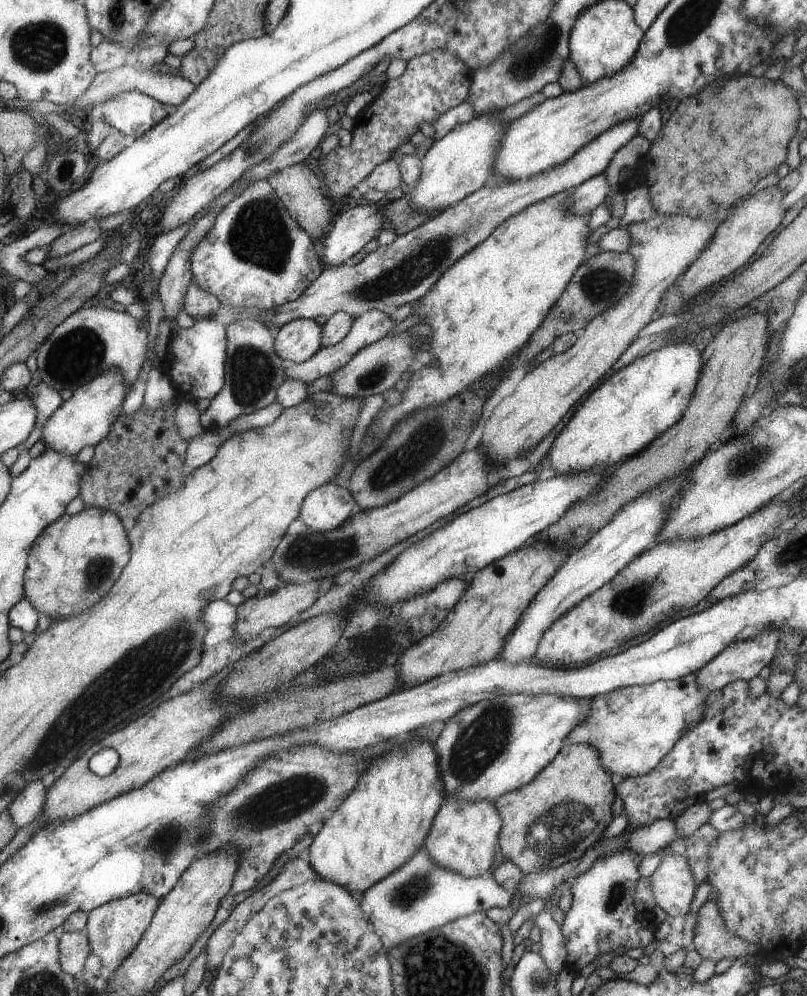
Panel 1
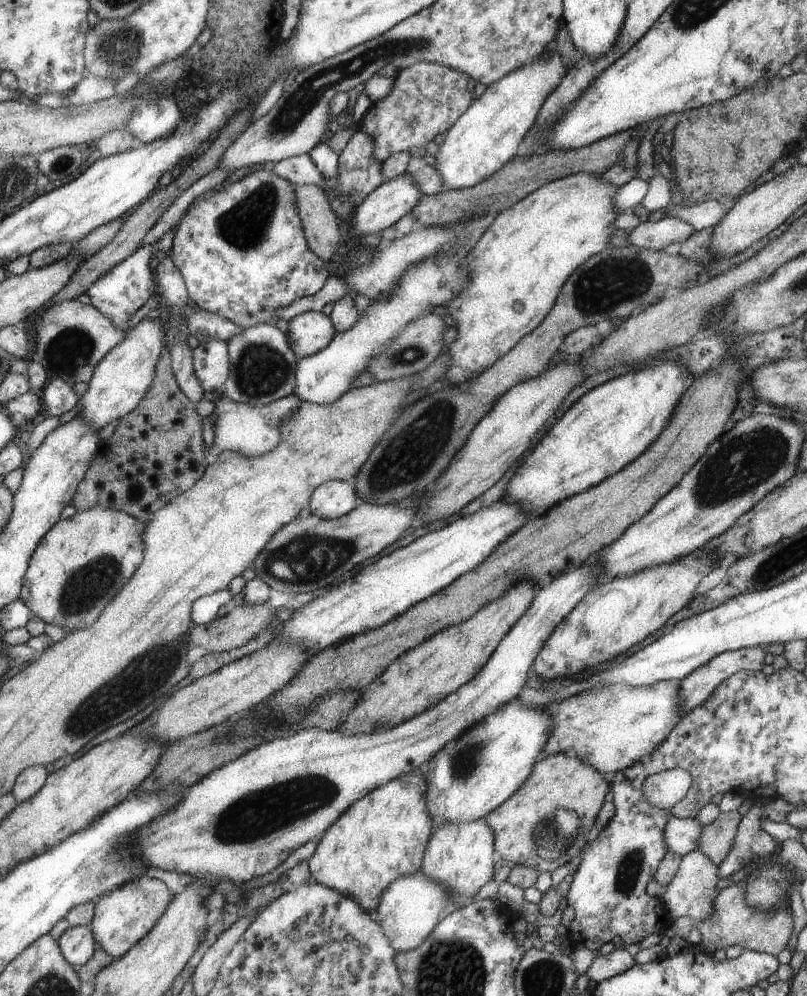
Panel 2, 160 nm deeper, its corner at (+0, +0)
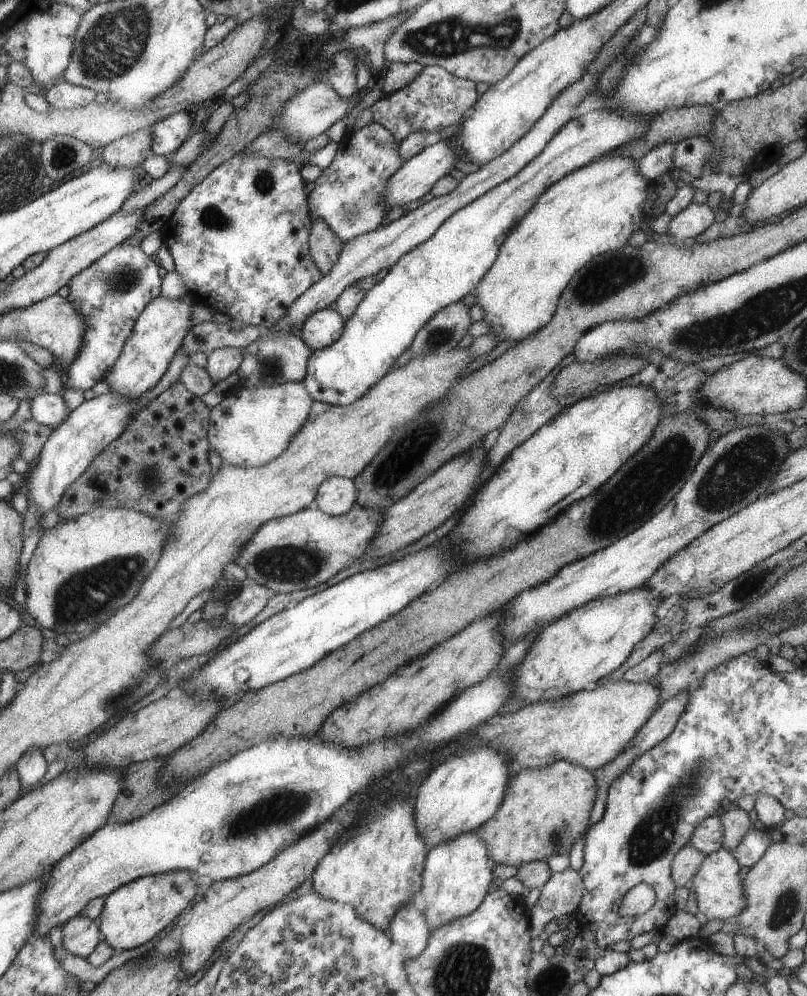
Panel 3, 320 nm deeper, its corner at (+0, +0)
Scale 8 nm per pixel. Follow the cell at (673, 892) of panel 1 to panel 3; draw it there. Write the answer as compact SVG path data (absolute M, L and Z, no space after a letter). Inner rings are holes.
M724 848L716 850L714 853L708 853L700 862L697 872L691 877L686 885L687 889L693 887L697 910L702 912L708 920L718 918L727 920L736 917L746 908L746 898L744 897L743 882L737 875L739 864L735 858Z

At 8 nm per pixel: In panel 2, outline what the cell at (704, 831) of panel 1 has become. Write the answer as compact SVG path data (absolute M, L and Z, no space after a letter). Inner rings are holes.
M738 811L720 812L713 822L702 826L697 849L713 864L719 865L732 847L741 817Z

